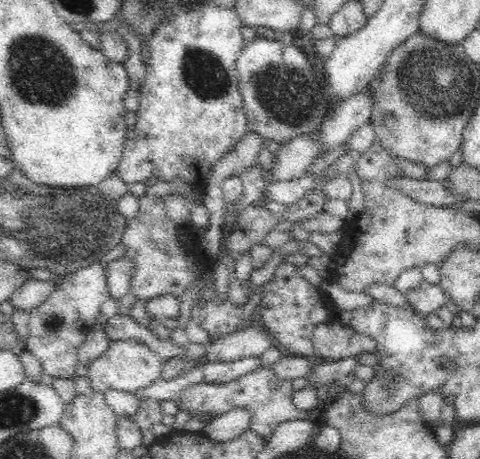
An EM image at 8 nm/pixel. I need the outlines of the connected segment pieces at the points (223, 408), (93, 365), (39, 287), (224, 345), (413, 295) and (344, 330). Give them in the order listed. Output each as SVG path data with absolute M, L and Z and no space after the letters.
M258 368L246 373L238 380L228 384L197 384L186 389L177 401L182 403L182 411L190 410L190 413L200 415L201 413L212 413L222 415L236 408L250 409L254 420L252 420L252 432L258 433L268 442L278 426L292 420L304 420L310 414L302 413L292 403L294 391L290 381L278 379L271 368Z
M134 340L112 341L110 347L103 354L100 354L98 359L86 364L86 378L94 394L98 393L104 396L108 390L136 392L160 379L162 366L165 363L158 353L142 342Z
M29 280L8 300L14 312L34 312L38 310L55 290L53 282L40 282L40 280Z
M255 323L253 328L231 333L209 344L204 358L208 363L229 363L261 356L273 345L270 334Z
M424 279L416 288L408 290L406 297L408 297L408 303L414 307L415 314L422 318L434 315L438 308L445 306L447 301L439 285L429 284Z
M331 321L315 326L311 342L315 358L319 361L339 361L375 351L374 340L357 334L352 328L342 327L338 322Z

